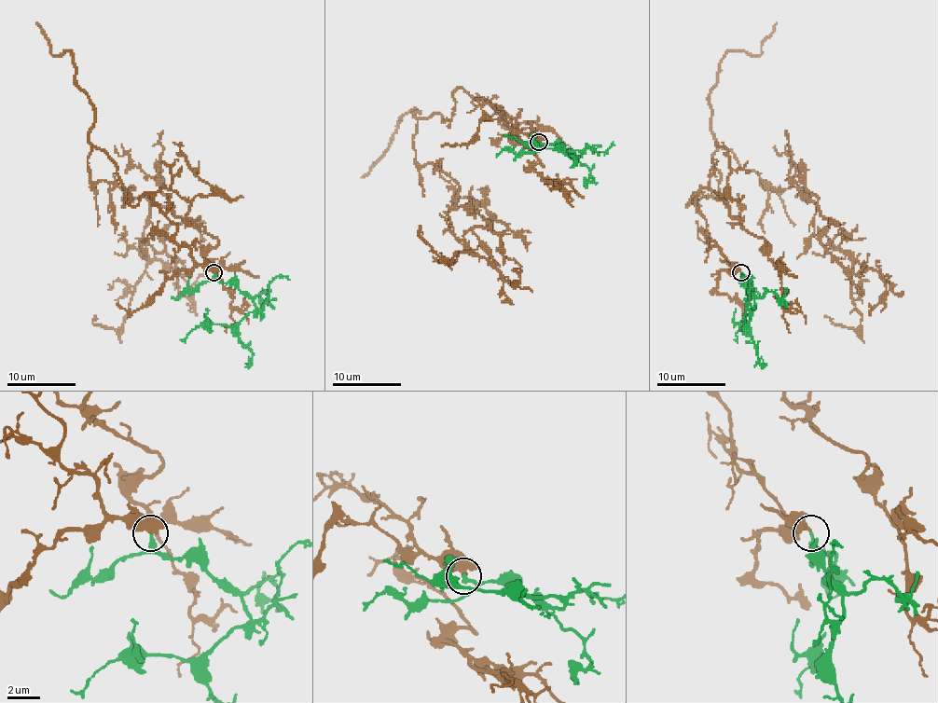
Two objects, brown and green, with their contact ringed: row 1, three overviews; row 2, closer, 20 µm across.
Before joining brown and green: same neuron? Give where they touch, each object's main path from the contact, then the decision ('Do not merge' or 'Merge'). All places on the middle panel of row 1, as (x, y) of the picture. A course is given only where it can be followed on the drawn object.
Place: (539, 142). Course of brown: (537, 142), (459, 89), (450, 119), (418, 121), (418, 164), (506, 228), (471, 228), (450, 263), (420, 226). Course of green: (539, 142), (580, 153), (525, 146), (504, 134). Merge

